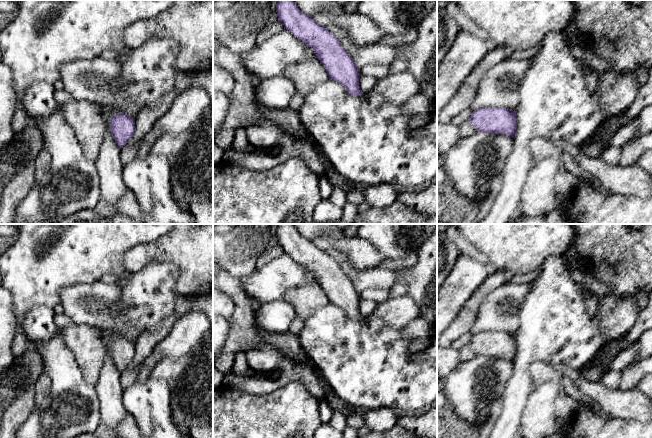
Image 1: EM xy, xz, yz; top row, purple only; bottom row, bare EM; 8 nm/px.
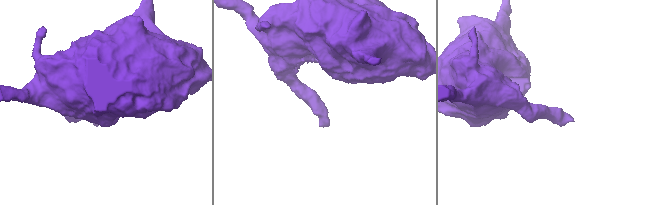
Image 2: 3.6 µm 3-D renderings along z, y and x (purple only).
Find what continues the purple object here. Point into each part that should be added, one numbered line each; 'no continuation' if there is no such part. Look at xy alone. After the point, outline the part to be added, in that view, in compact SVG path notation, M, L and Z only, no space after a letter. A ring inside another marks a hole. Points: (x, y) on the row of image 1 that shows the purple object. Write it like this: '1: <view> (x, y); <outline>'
no continuation

